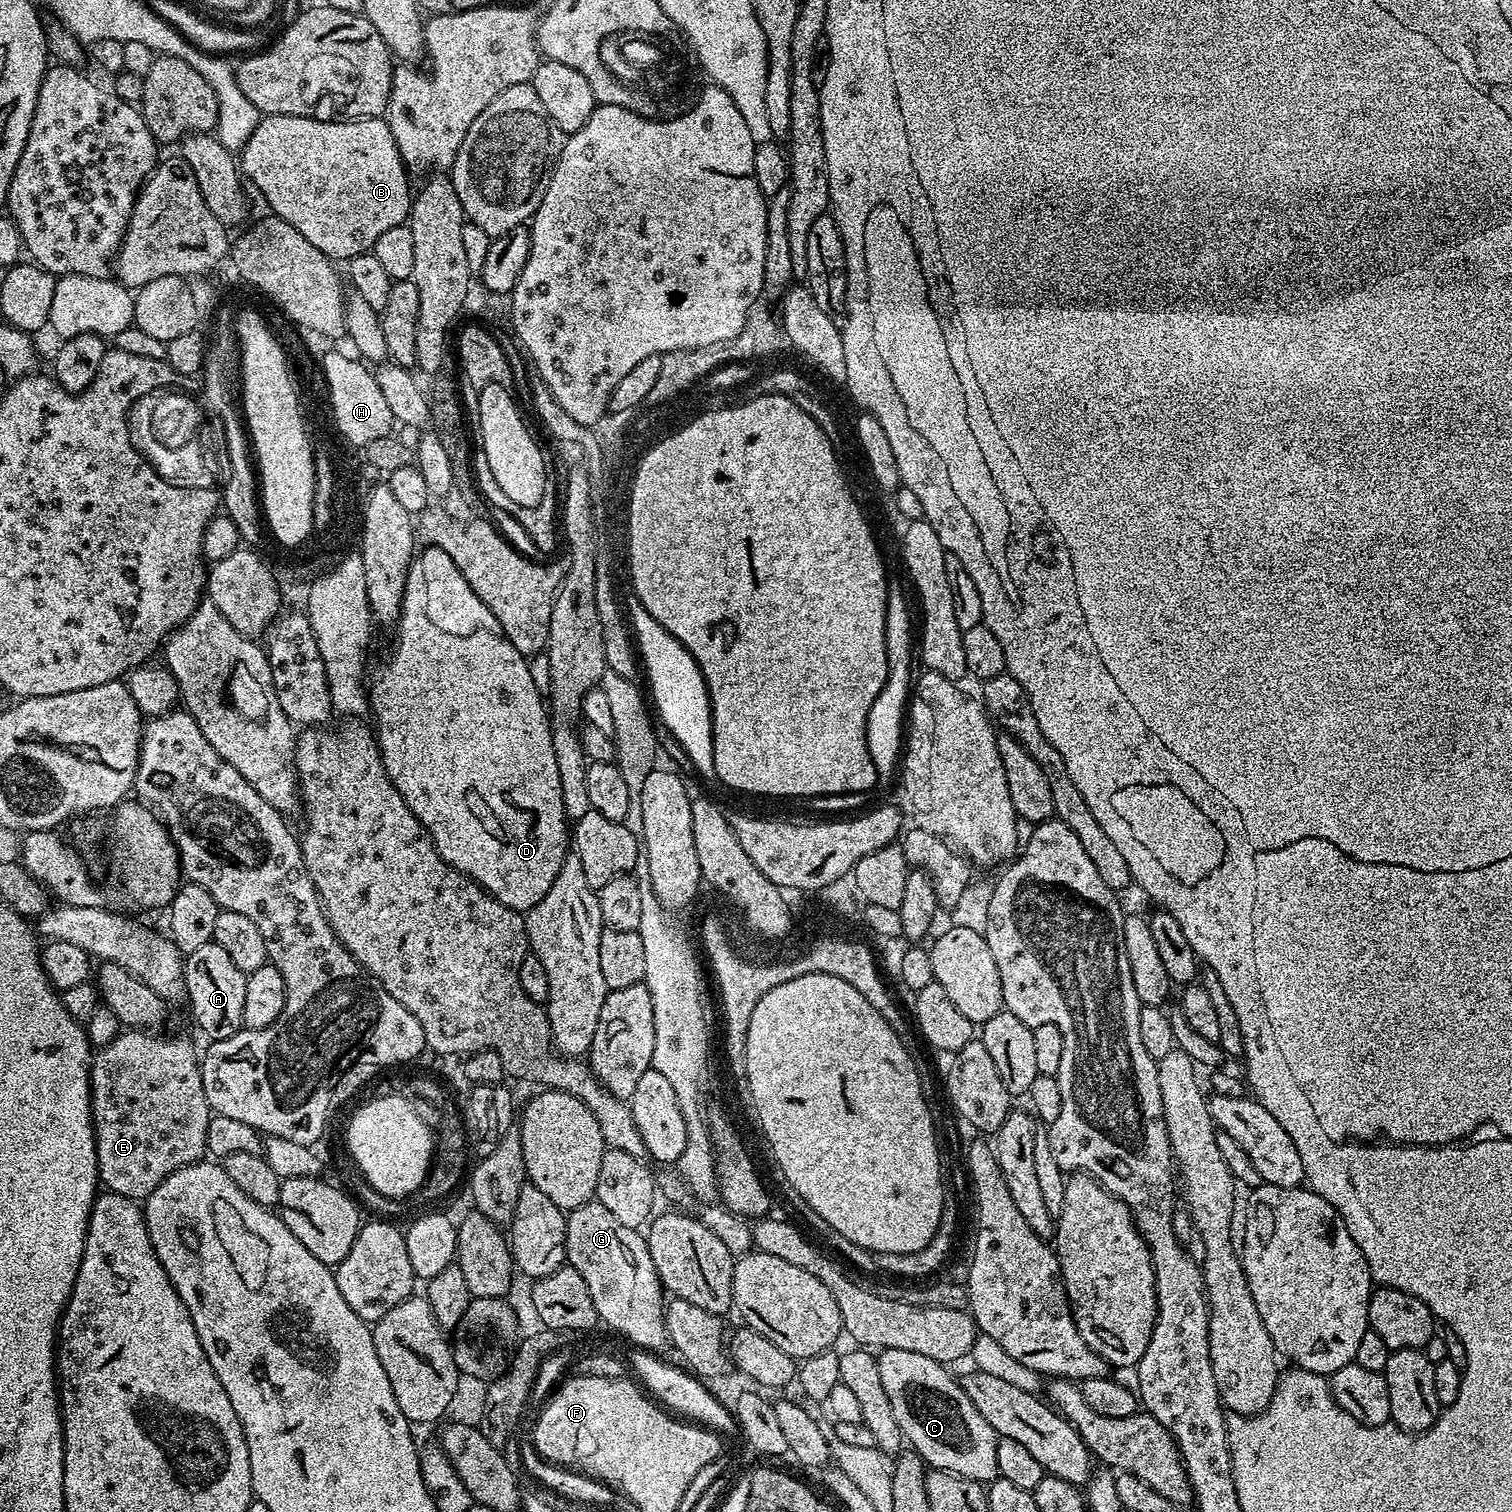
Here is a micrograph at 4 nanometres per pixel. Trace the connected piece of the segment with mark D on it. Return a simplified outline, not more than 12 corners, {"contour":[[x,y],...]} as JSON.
{"contour":[[408,572],[367,685],[390,782],[517,910],[565,856],[550,712]]}

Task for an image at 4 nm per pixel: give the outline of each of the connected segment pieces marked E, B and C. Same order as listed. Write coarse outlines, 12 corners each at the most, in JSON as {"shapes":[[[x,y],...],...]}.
{"shapes":[[[124,1030],[91,1057],[100,1184],[137,1202],[205,1159],[198,1048]],[[264,116],[247,183],[333,262],[405,223],[387,119]],[[883,1349],[882,1387],[924,1459],[997,1479],[997,1434],[943,1364]]]}

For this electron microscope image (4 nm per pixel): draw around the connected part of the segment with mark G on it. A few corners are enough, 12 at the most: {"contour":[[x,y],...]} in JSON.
{"contour":[[595,1198],[567,1217],[566,1264],[599,1323],[667,1349],[647,1239]]}

